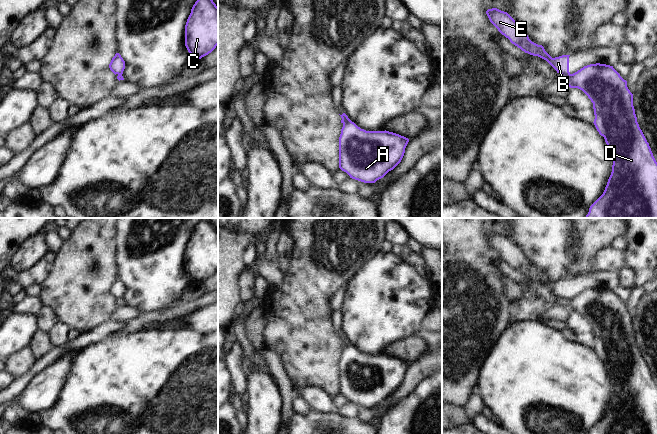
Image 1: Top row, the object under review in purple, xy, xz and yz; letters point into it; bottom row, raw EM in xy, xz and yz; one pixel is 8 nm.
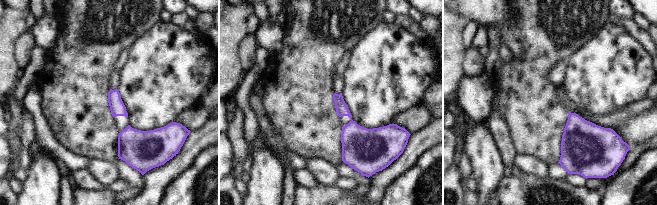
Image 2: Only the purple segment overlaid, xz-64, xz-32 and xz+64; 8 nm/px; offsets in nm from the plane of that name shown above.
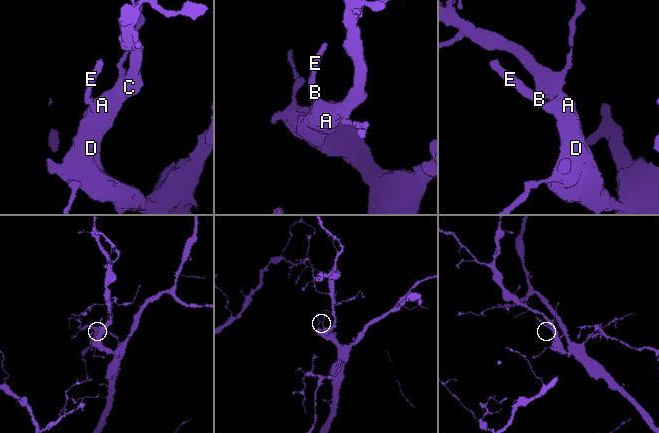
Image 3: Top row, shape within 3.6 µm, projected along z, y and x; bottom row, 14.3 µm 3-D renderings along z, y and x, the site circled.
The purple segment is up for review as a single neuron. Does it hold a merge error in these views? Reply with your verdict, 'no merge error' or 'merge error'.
merge error

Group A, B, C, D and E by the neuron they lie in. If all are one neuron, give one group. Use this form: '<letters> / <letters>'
A C D / B E

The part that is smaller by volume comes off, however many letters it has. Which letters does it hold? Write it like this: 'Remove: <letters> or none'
Remove: B, E

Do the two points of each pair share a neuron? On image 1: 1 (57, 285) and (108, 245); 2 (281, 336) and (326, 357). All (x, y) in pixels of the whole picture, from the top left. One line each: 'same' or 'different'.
1: same
2: same

